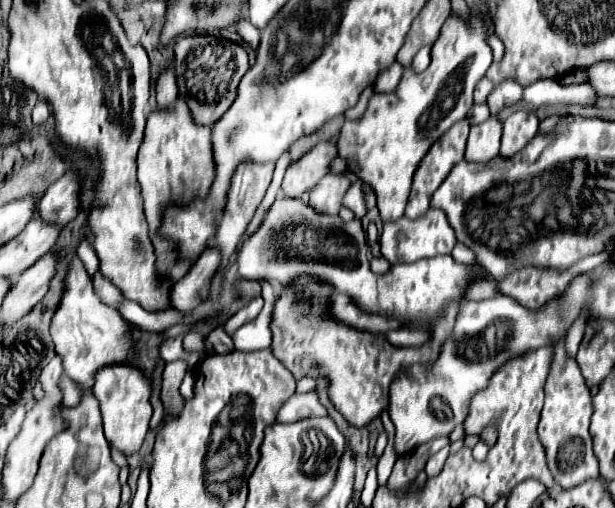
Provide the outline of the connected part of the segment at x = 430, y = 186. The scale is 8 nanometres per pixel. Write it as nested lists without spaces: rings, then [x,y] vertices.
[[[460,120],[456,122],[444,136],[440,136],[432,148],[428,150],[428,154],[422,158],[414,178],[412,178],[412,192],[408,198],[408,206],[406,206],[406,218],[420,218],[420,214],[426,214],[428,206],[430,206],[430,198],[434,194],[434,190],[444,182],[446,174],[460,162],[464,160],[464,146],[466,146],[466,138],[468,138],[468,130],[470,130],[470,122],[468,120]]]

